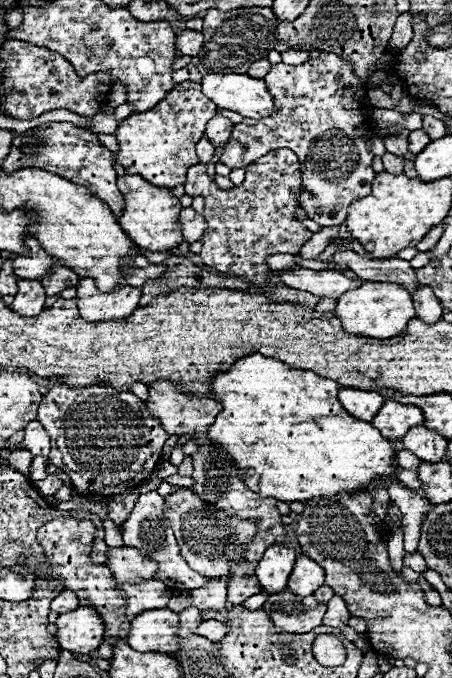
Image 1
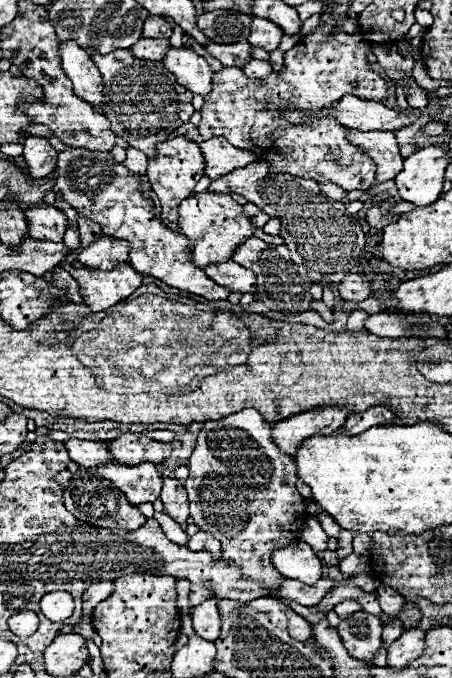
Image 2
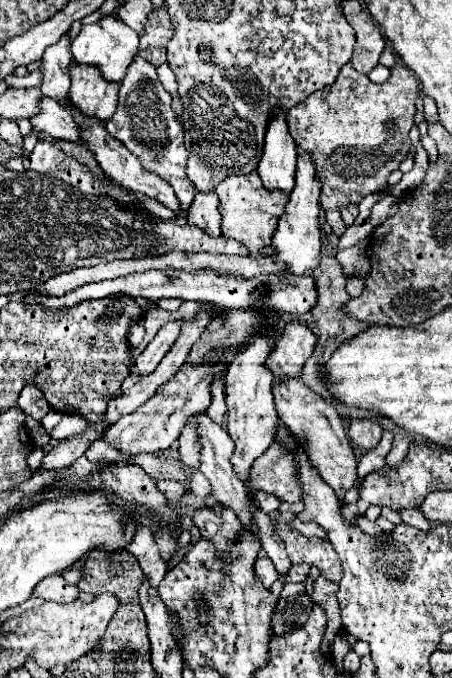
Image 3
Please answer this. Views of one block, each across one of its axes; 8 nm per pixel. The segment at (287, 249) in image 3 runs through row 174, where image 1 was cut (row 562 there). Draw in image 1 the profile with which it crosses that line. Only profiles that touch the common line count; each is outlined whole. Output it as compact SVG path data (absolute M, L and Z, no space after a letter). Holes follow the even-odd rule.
M298 554L294 570L288 580L288 590L298 596L310 596L322 584L324 584L324 570L312 558Z

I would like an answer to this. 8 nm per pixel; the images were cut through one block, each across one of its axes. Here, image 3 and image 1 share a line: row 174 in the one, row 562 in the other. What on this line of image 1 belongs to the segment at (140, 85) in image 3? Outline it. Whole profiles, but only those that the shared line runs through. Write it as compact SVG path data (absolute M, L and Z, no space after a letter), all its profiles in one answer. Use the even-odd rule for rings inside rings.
M148 492L148 494L140 494L132 514L128 516L128 520L122 524L122 532L124 532L124 544L126 546L136 546L138 550L142 550L148 558L156 560L160 570L156 574L156 580L162 580L166 586L170 586L172 590L192 590L196 586L204 586L206 578L202 574L196 574L196 570L192 570L184 556L180 554L178 542L174 538L172 528L168 526L168 520L164 518L164 496L160 496L158 492Z

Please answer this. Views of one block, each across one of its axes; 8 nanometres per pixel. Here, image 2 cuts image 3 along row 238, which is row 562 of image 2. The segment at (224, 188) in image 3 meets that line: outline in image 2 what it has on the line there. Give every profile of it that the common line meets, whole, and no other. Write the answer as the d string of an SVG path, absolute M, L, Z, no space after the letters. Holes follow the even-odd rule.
M242 410L224 420L204 422L204 430L198 434L196 448L188 462L190 476L186 478L190 516L194 518L194 524L222 542L222 558L238 564L246 580L264 582L268 586L284 580L270 562L272 552L294 542L300 534L302 520L306 520L302 518L306 512L304 498L296 490L296 464L290 456L284 456L282 460L280 450L270 440L270 430L272 424L266 422L258 410Z

